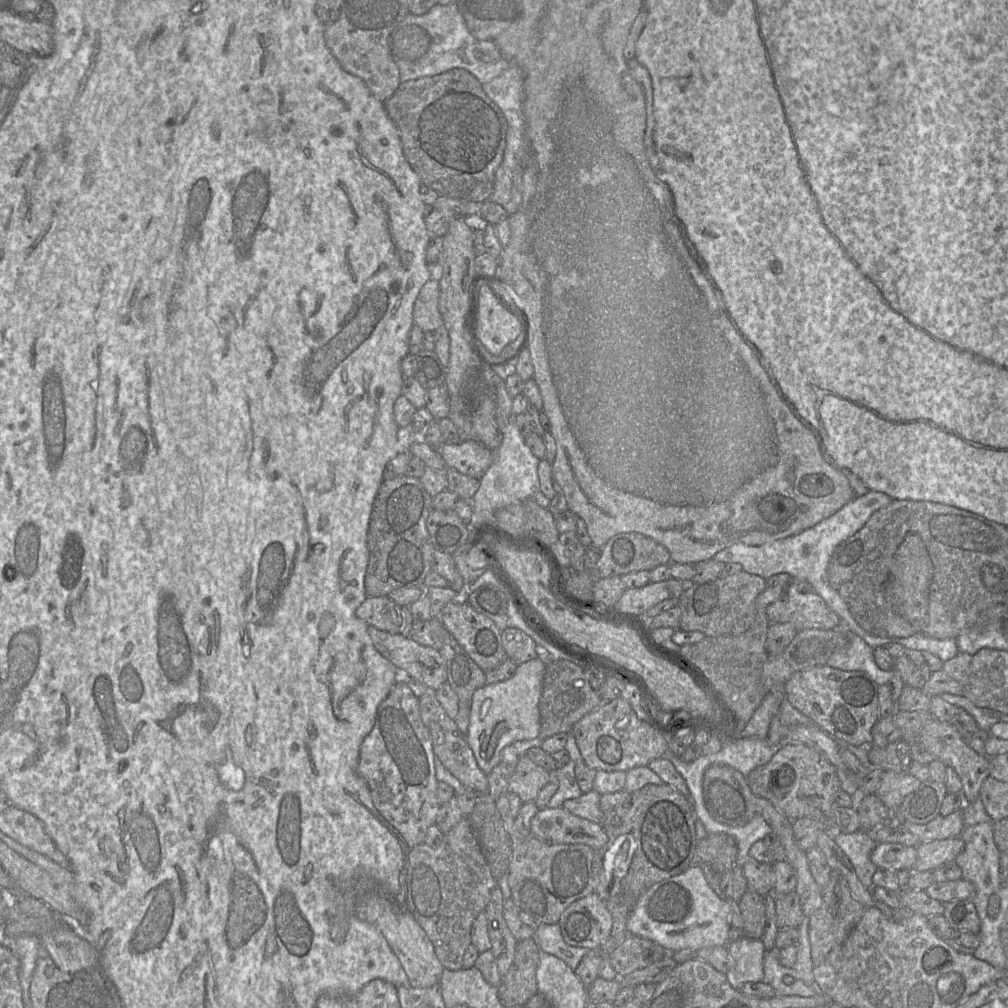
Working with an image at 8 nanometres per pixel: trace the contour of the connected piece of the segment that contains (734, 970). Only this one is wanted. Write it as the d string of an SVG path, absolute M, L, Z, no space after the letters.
M743 938L727 945L729 969L726 973L731 986L739 989L746 982L762 982L765 947L761 940Z

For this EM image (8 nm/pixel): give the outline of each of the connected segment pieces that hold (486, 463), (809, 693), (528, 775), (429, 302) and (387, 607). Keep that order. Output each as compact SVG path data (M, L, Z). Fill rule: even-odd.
M463 439L461 443L458 444L442 443L435 450L444 461L447 469L456 469L465 475L478 479L480 479L486 470L490 467L494 457L493 450L488 449L480 442L473 439Z
M827 665L795 672L785 683L785 699L809 717L815 725L840 743L867 747L872 742L872 728L879 719L878 684L865 672L844 671Z
M526 755L519 756L508 784L508 792L518 795L523 803L535 802L540 790L551 780L551 772L536 765Z
M429 279L421 288L413 308L413 322L424 332L435 331L443 324L439 311L440 285Z
M387 596L366 597L356 609L356 616L368 626L397 634L402 628L401 607Z

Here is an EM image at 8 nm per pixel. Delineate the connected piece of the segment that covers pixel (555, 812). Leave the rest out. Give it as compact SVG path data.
M563 807L539 810L530 822L530 834L547 844L585 844L593 850L608 842L602 824L576 816Z

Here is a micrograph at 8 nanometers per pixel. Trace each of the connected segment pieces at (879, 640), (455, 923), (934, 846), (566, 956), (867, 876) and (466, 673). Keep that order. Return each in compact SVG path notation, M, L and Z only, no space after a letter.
M870 490L867 494L852 499L832 516L797 535L764 545L735 543L716 553L713 559L720 563L738 563L745 572L758 575L764 580L779 573L787 573L791 578L806 581L825 601L826 605L840 617L841 627L845 627L850 633L859 636L872 648L882 647L888 643L897 643L908 649L928 651L945 662L959 653L955 639L939 640L926 636L923 633L916 633L907 638L872 635L855 621L846 603L838 592L830 586L828 581L828 565L835 548L841 542L858 532L875 511L887 506L892 500L887 494Z
M468 817L461 819L444 834L437 848L421 843L408 850L405 884L405 907L426 932L442 966L452 971L463 969L463 956L467 947L471 945L473 922L478 914L485 910L491 893L497 886L497 880L491 874Z
M960 836L941 840L920 841L916 846L917 860L912 871L933 871L946 862L953 861L964 849Z
M540 924L534 938L541 951L554 955L575 970L581 959L589 952L586 948L567 944L557 924Z
M836 830L834 841L850 860L859 880L871 889L873 887L872 877L877 869L871 861L871 853L878 844L872 838L872 833L863 830L843 833Z
M448 632L439 650L447 668L447 682L458 696L459 709L455 718L458 733L465 736L470 722L472 697L476 690L485 686L484 672Z

